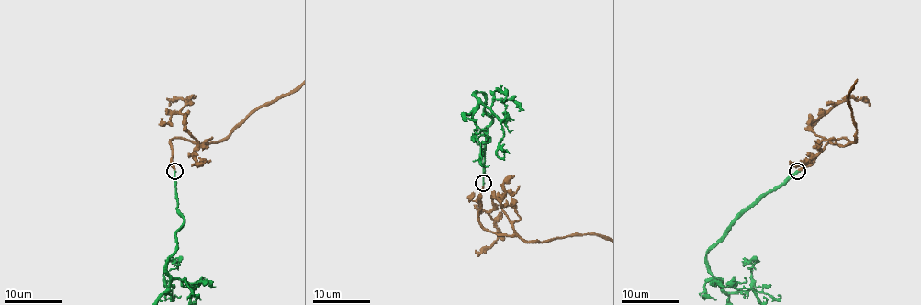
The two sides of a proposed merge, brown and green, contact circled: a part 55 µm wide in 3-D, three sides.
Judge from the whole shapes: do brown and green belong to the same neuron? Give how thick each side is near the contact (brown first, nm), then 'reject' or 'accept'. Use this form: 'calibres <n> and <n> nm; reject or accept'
calibres 280 and 260 nm; accept

